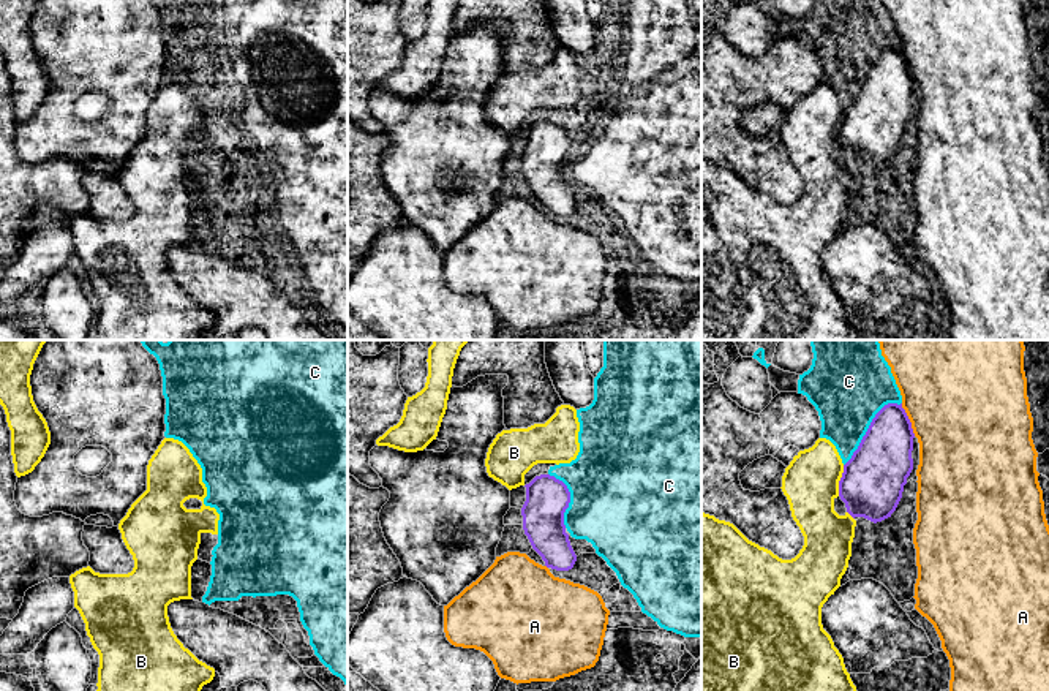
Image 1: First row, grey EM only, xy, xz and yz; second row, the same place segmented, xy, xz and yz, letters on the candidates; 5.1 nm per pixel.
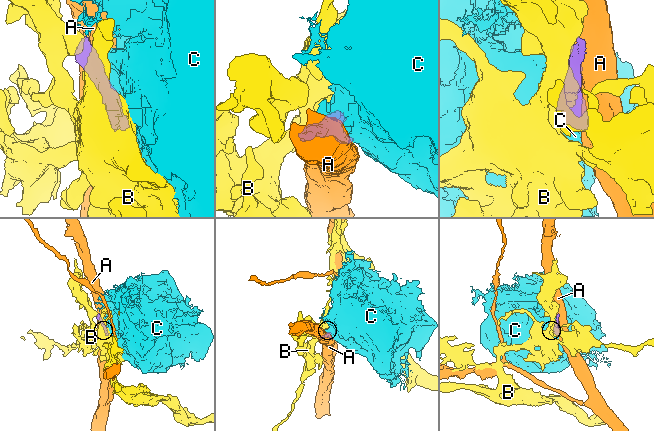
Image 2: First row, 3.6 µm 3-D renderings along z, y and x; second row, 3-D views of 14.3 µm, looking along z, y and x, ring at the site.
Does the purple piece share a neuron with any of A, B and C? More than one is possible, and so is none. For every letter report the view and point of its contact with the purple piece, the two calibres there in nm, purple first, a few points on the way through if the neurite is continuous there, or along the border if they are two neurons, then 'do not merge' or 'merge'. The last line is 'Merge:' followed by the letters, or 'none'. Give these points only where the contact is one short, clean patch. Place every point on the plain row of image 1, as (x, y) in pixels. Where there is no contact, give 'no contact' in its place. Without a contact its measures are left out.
A: yz (909, 65) | 280/500 nm | do not merge
B: yz (839, 127) | 320/280 nm | along yz (844, 111), (838, 141) | do not merge
C: yz (869, 73) | 300/360 nm | do not merge
Merge: none

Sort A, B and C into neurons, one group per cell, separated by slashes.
A / B / C

